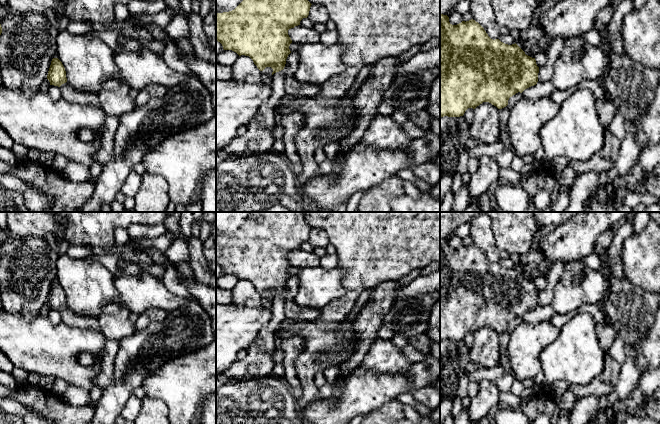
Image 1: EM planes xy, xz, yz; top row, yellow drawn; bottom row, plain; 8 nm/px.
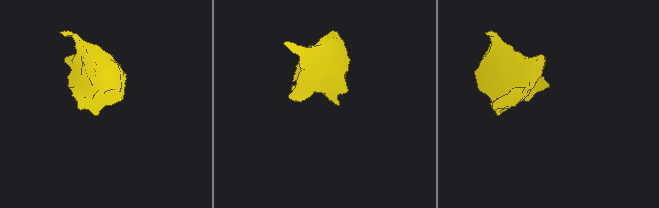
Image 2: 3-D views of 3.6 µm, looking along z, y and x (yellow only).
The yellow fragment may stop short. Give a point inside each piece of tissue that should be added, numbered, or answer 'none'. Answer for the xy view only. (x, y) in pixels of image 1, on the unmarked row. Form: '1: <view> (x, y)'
1: xy (68, 317)

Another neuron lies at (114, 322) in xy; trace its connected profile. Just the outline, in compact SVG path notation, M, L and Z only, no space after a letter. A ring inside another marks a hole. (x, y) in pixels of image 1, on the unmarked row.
M110 303L103 307L98 318L99 327L107 340L120 341L133 335L137 330L129 319L130 312L123 306Z

